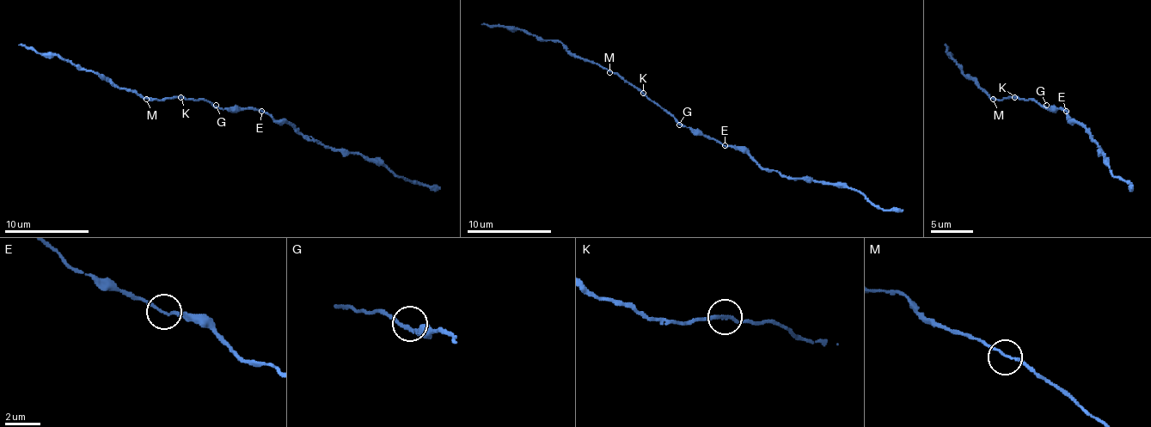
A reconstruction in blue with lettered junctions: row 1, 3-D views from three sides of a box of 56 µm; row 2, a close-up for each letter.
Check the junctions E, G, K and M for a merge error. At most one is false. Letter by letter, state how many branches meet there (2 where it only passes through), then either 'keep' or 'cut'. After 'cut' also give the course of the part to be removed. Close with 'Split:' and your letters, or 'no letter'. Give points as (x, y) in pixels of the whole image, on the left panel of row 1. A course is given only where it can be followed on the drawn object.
E: 2 | keep
G: 2 | keep
K: 2 | keep
M: 2 | keep
Split: no letter

